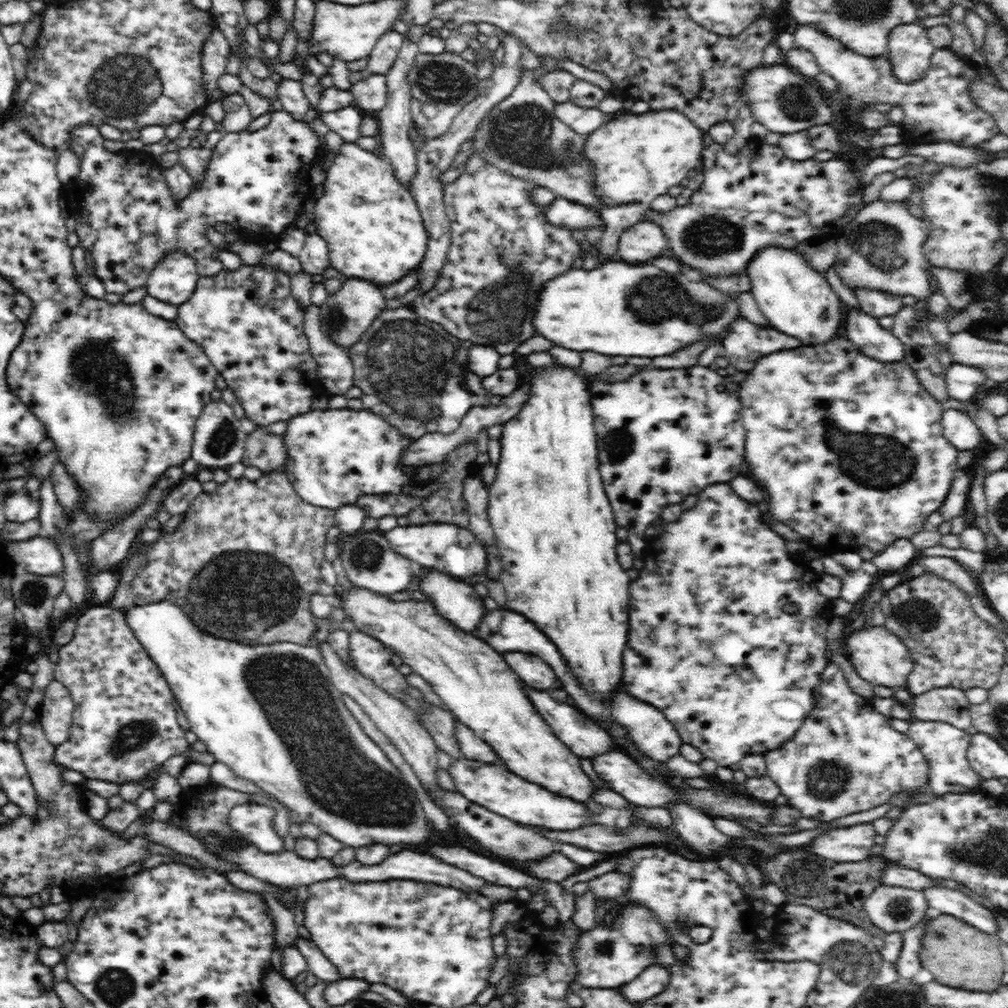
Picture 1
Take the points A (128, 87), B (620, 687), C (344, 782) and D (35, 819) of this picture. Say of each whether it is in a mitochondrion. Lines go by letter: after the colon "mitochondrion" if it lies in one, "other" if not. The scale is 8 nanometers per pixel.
A: mitochondrion
B: other
C: mitochondrion
D: other

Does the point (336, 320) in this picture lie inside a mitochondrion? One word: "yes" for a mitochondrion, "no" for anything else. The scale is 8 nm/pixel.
yes

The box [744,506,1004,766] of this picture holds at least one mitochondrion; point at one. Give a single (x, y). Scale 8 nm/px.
(917, 616)

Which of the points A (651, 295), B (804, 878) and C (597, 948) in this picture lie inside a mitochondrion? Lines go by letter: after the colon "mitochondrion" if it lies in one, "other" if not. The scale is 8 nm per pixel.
A: mitochondrion
B: mitochondrion
C: mitochondrion

